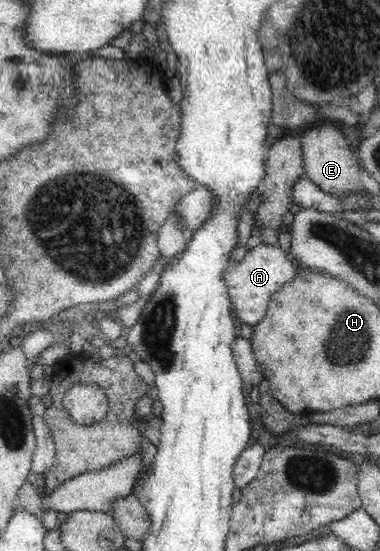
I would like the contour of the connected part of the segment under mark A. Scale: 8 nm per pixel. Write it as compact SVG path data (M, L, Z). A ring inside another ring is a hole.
M261 243L249 250L245 258L238 263L232 263L224 272L225 285L229 287L229 299L232 303L232 313L240 324L255 326L265 318L271 298L289 282L295 280L300 270L296 262L277 246Z

